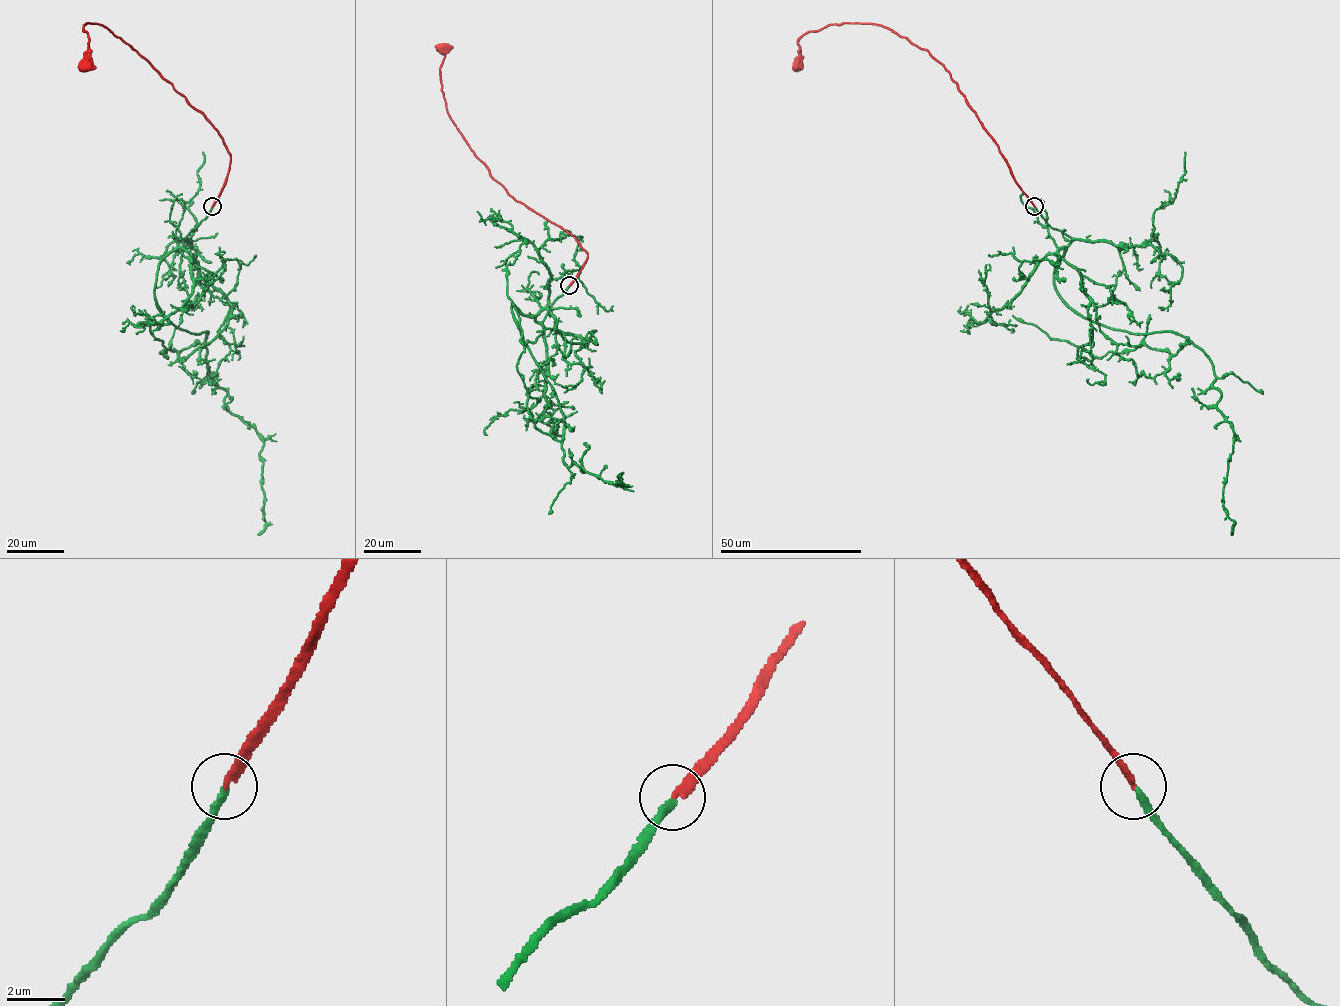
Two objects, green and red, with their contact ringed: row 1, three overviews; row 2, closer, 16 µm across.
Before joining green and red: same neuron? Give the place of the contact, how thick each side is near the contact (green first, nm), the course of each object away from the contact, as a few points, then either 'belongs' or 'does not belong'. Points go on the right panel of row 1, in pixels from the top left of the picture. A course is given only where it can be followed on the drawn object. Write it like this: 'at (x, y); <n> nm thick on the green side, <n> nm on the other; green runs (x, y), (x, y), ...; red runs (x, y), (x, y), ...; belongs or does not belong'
at (1034, 206); 200 nm thick on the green side, 200 nm on the other; green runs (1034, 206), (1071, 238), (1054, 273), (1070, 307), (1176, 332), (1210, 360), (1232, 427), (1232, 534); red runs (1034, 206), (950, 73), (926, 50), (905, 37), (881, 25), (828, 24), (809, 31), (799, 39), (797, 66); belongs

